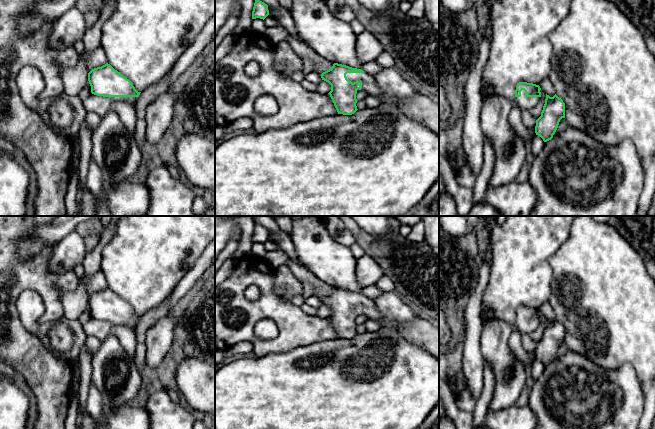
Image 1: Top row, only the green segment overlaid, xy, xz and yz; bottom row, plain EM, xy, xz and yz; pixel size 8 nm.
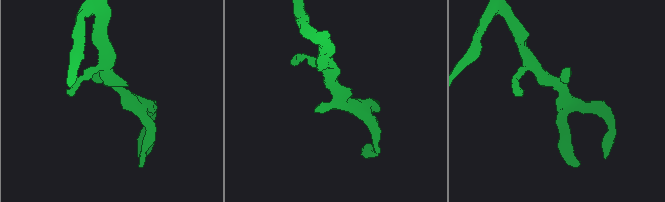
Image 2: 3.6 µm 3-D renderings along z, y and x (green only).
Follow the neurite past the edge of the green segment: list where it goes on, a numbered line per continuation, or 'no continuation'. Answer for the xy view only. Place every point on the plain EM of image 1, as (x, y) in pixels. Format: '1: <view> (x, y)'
1: xy (132, 324)

